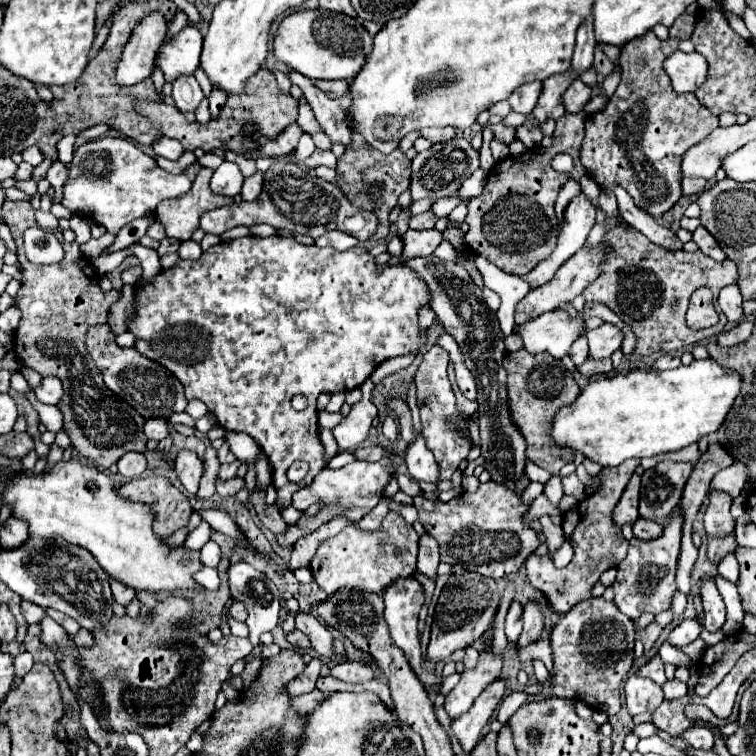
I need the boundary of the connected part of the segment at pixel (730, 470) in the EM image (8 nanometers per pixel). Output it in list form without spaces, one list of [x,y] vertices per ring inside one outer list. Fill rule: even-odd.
[[[736,461],[730,467],[726,467],[726,469],[722,469],[720,473],[714,475],[714,479],[710,483],[710,489],[714,489],[714,491],[720,489],[720,491],[730,493],[732,497],[738,497],[742,487],[748,481],[748,473],[746,471],[748,471],[748,467],[744,463]]]

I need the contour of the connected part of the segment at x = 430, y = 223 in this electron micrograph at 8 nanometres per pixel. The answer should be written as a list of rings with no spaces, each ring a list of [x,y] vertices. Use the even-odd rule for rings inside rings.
[[[426,211],[422,215],[410,217],[410,229],[432,229],[436,225],[438,217],[432,211]]]

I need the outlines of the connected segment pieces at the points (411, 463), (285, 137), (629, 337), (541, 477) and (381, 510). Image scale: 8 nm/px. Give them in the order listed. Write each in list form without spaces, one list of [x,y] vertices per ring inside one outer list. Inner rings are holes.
[[[418,435],[418,439],[408,447],[406,465],[408,465],[408,475],[412,479],[438,483],[438,465],[434,463],[434,455],[426,451],[422,435]]]
[[[292,123],[292,127],[286,127],[286,131],[284,131],[282,135],[278,135],[278,139],[266,143],[258,153],[260,153],[260,155],[266,155],[266,157],[286,155],[286,153],[290,153],[292,149],[296,149],[300,135],[302,135],[302,129],[300,129],[296,123]]]
[[[622,323],[622,327],[618,327],[622,333],[624,333],[624,339],[622,339],[622,353],[624,355],[630,355],[634,351],[634,333],[630,331],[630,327],[626,323]]]
[[[530,459],[526,461],[526,466],[525,466],[525,475],[530,479],[532,482],[540,482],[542,484],[546,484],[551,475],[550,473],[546,473],[544,469],[540,469],[536,463],[532,463]]]
[[[382,499],[382,503],[378,503],[378,507],[374,507],[364,519],[356,521],[354,525],[356,525],[356,527],[362,527],[362,529],[366,529],[366,531],[374,531],[374,529],[378,529],[380,523],[382,523],[382,519],[384,519],[384,515],[388,513],[388,505],[386,505],[386,503],[388,503],[388,501]]]

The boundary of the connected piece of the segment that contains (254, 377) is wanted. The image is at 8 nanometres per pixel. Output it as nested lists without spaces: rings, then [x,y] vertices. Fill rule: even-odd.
[[[282,235],[264,237],[264,239],[262,237],[242,237],[242,239],[234,239],[234,241],[218,243],[218,245],[210,247],[210,251],[204,251],[202,257],[196,261],[178,259],[178,263],[174,267],[162,269],[156,277],[146,281],[144,285],[136,285],[134,287],[134,309],[136,309],[136,313],[134,313],[126,331],[134,333],[134,337],[136,337],[134,347],[138,353],[142,353],[144,357],[148,357],[160,365],[164,365],[170,373],[174,373],[178,377],[178,381],[184,385],[188,401],[200,399],[208,407],[208,411],[212,411],[216,415],[218,425],[224,427],[226,431],[246,433],[252,439],[256,439],[256,443],[262,447],[262,451],[268,455],[268,459],[272,463],[272,471],[274,471],[272,479],[274,479],[276,491],[278,491],[276,505],[286,507],[286,505],[290,505],[294,491],[310,485],[314,475],[324,469],[324,459],[322,459],[324,451],[322,451],[322,443],[318,439],[318,409],[316,409],[318,395],[320,393],[352,391],[358,385],[362,385],[384,359],[406,355],[410,351],[420,351],[426,345],[428,335],[420,335],[420,331],[418,331],[418,307],[422,307],[422,305],[430,307],[426,283],[422,283],[418,279],[418,275],[414,275],[410,271],[410,267],[406,267],[404,263],[386,267],[382,277],[376,277],[374,271],[376,271],[374,257],[364,247],[336,251],[334,247],[316,247],[316,245],[306,247],[306,245],[300,245],[296,239],[282,237]],[[298,393],[308,399],[308,407],[304,411],[296,413],[296,409],[292,409],[290,401]],[[296,459],[302,459],[310,465],[310,471],[306,473],[306,477],[300,483],[292,483],[286,479],[286,469]]]

